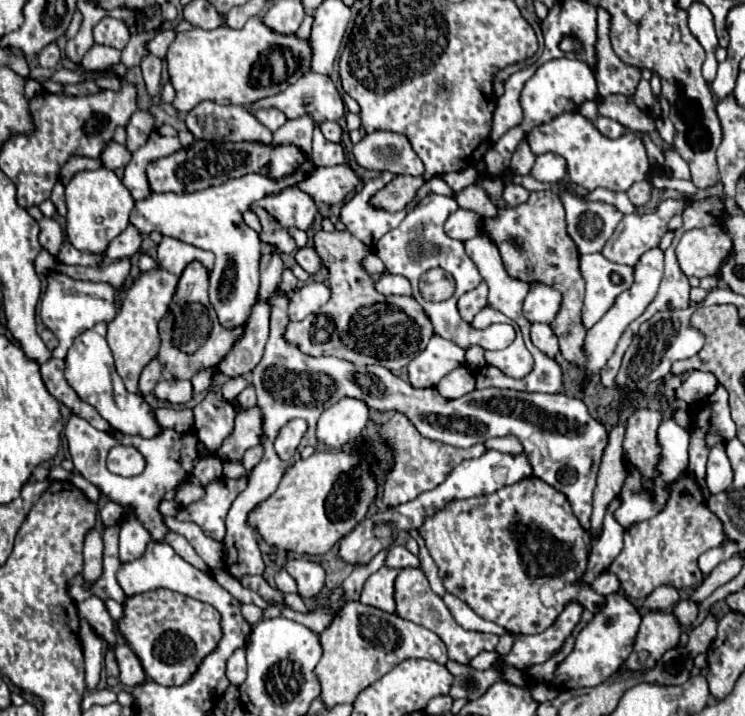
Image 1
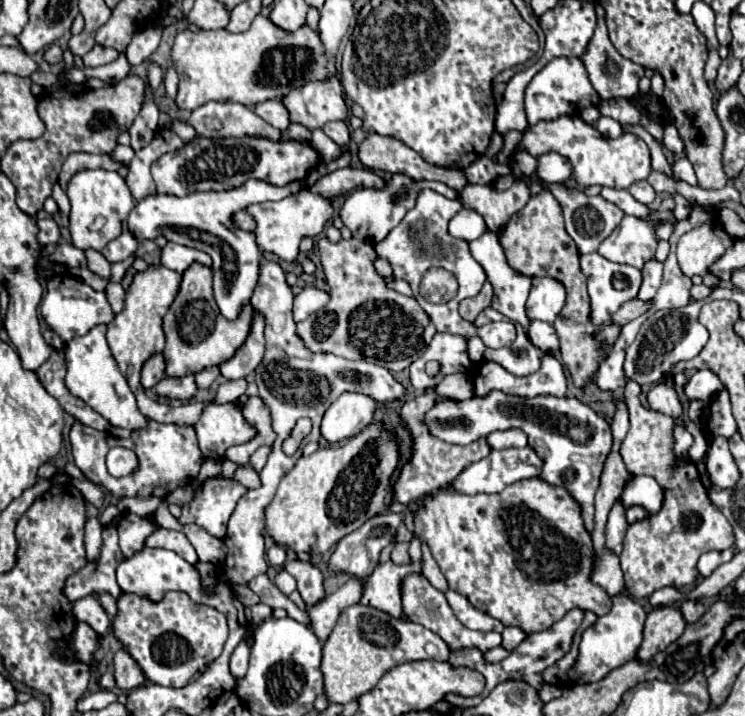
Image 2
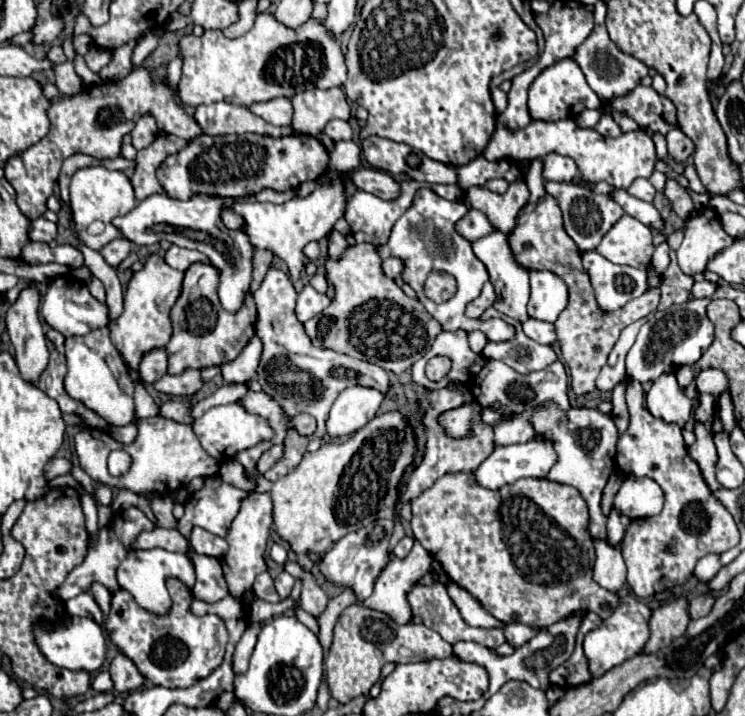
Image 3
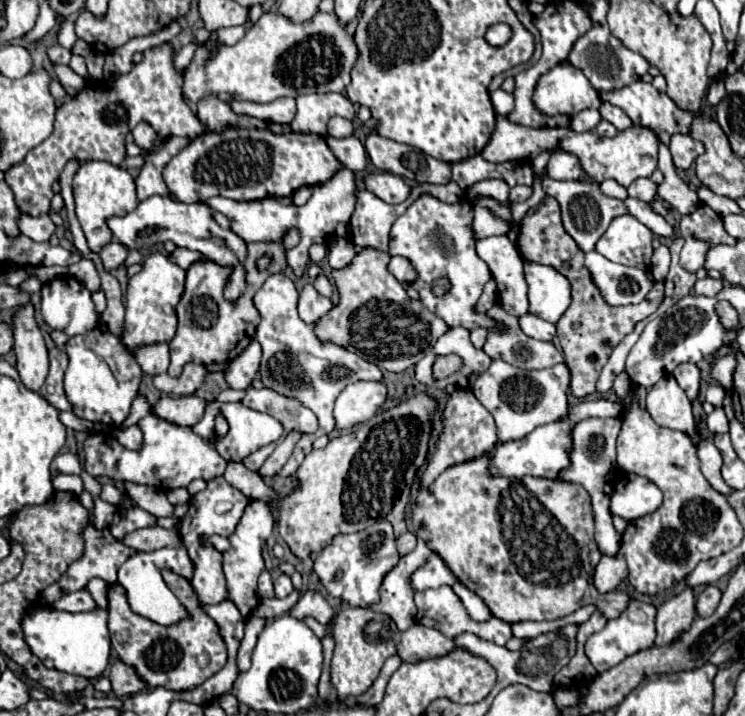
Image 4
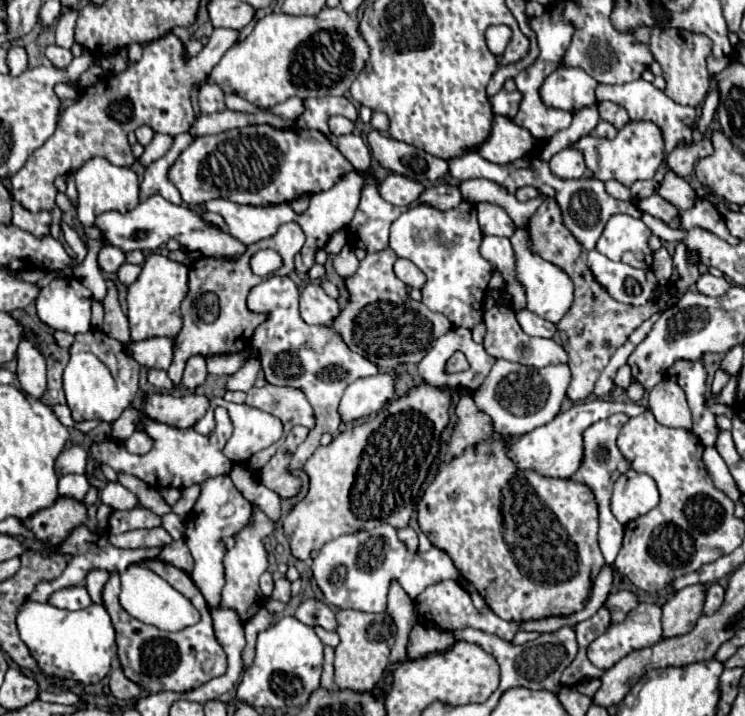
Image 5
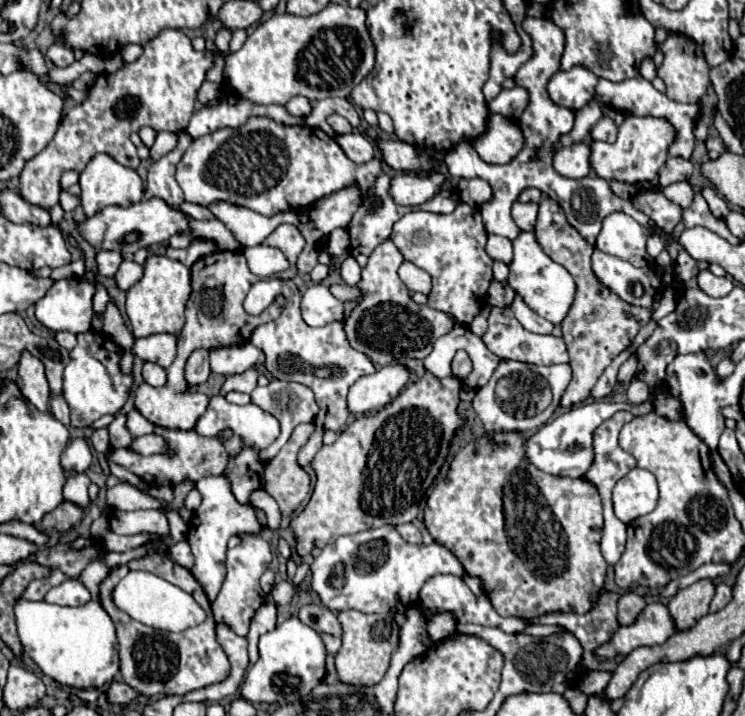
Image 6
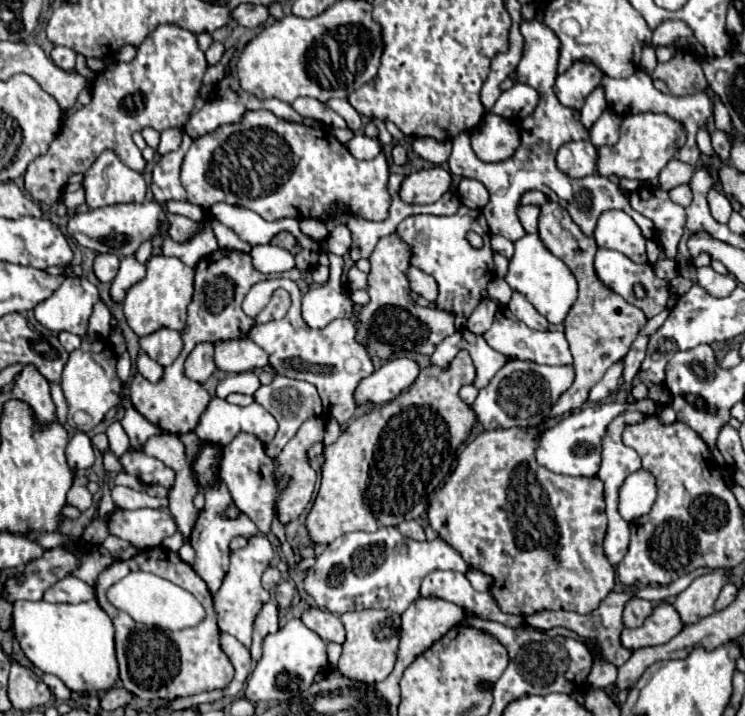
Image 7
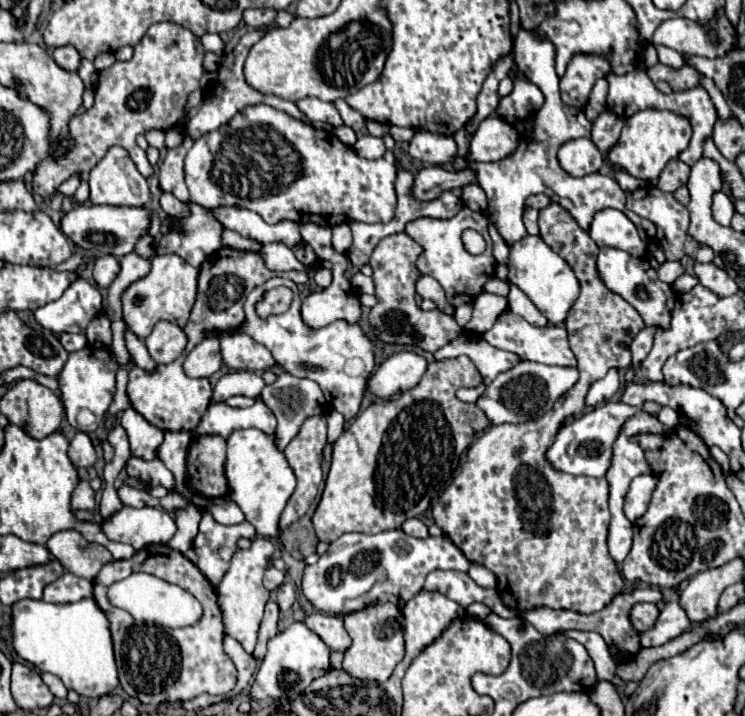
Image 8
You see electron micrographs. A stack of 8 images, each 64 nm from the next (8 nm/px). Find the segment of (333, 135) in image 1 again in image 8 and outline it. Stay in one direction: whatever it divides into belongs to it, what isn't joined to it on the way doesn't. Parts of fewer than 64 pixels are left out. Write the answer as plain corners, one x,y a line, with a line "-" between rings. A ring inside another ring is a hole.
302,98
296,102
296,106
312,120
312,122
328,122
334,128
342,126
340,114
336,112
336,106
332,102
322,102
318,98

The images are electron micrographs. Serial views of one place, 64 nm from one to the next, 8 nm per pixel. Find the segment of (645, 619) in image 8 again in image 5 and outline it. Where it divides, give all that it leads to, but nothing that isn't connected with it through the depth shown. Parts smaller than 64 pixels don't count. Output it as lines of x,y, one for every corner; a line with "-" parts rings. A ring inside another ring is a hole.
620,590
616,594
610,594
606,600
610,612
612,612
612,620
614,622
624,622
628,612
632,612
632,608
636,608
636,604
640,604
638,596
634,592
628,590

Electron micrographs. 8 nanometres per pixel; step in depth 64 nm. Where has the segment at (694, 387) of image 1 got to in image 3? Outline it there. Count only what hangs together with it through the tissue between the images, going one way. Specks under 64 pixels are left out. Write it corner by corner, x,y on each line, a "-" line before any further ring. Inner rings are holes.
708,368
696,376
696,388
700,394
722,394
724,390
728,390
728,378
724,376
724,370

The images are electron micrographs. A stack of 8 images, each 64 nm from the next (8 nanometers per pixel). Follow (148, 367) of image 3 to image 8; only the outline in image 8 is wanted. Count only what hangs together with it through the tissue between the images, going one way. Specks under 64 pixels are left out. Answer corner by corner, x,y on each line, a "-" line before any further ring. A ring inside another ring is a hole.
160,322
154,326
152,334
144,340
144,344
156,364
168,364
184,352
186,336
178,324

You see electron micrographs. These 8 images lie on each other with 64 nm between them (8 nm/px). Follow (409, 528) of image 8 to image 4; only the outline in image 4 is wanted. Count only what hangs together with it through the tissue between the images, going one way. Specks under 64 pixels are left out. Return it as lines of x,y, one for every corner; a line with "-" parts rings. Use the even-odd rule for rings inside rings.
404,532
404,534
400,534
396,538
396,544
398,544
400,554
404,556
404,554
408,554
408,552
412,552
416,548
416,536
412,532

